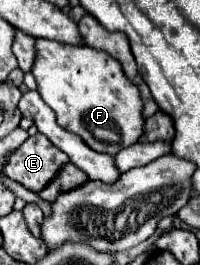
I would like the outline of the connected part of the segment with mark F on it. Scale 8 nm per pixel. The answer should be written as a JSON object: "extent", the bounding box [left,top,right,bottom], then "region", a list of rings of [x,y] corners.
{"extent":[33,38,143,154],"region":[[[47,38],[35,40],[35,62],[33,76],[37,80],[37,92],[43,102],[57,114],[59,126],[69,132],[79,134],[89,148],[105,154],[115,154],[125,146],[131,146],[143,134],[143,116],[141,116],[141,96],[137,86],[123,74],[121,64],[109,56],[105,50],[89,48],[87,44],[63,44]]]}

